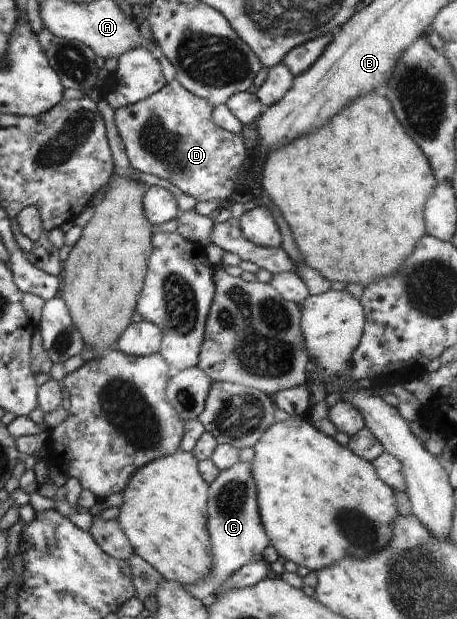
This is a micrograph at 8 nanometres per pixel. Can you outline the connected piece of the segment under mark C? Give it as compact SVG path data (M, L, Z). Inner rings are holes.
M239 461L227 470L220 471L208 488L208 533L213 557L212 572L198 585L183 587L199 600L215 594L217 587L228 576L250 562L264 558L264 550L270 546L268 534L260 517L257 487L252 475L252 462Z

